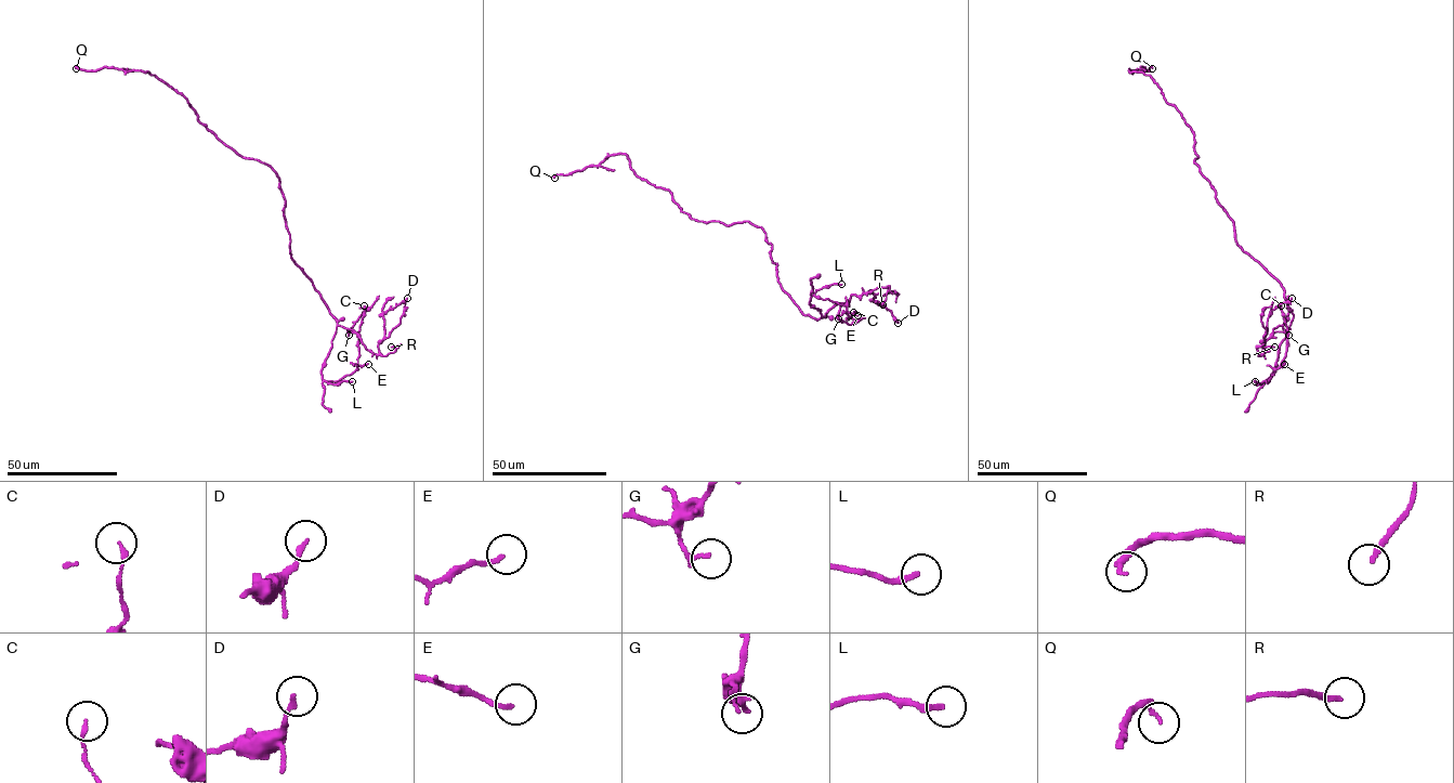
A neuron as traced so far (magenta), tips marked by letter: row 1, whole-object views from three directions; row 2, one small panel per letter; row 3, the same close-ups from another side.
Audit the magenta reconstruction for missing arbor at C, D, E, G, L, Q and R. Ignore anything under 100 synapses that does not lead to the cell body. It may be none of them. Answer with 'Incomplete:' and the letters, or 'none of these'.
Incomplete: Q

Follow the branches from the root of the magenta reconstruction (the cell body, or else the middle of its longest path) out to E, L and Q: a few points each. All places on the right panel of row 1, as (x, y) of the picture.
E: (1226, 211), (1236, 244), (1284, 289), (1288, 308), (1283, 326), (1286, 336), (1273, 373), (1266, 380), (1284, 364)
L: (1226, 211), (1236, 244), (1281, 284), (1288, 308), (1283, 326), (1286, 336), (1273, 373), (1260, 383), (1255, 381)
Q: (1226, 211), (1194, 162), (1199, 157), (1193, 134), (1181, 114), (1166, 101), (1149, 75), (1128, 70), (1152, 68)

